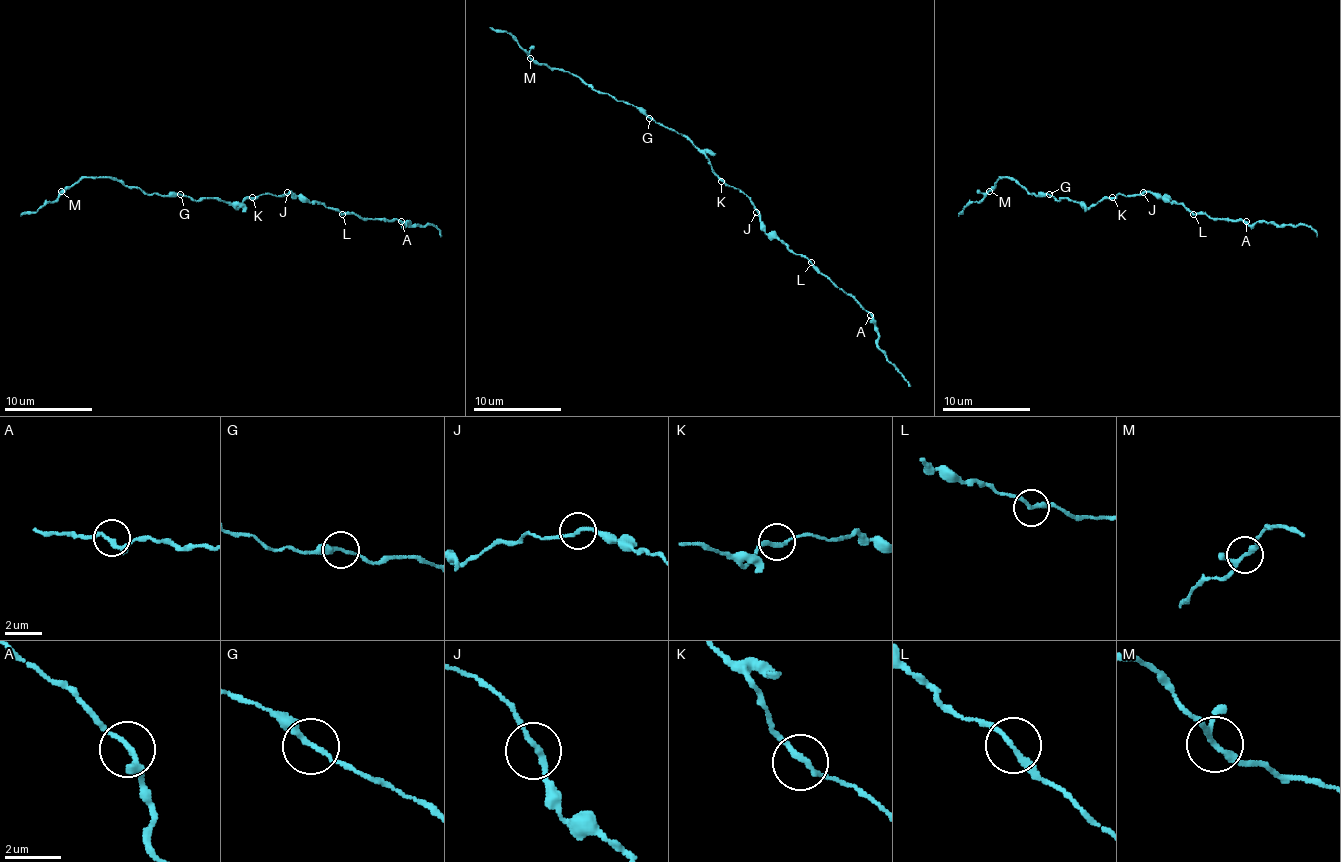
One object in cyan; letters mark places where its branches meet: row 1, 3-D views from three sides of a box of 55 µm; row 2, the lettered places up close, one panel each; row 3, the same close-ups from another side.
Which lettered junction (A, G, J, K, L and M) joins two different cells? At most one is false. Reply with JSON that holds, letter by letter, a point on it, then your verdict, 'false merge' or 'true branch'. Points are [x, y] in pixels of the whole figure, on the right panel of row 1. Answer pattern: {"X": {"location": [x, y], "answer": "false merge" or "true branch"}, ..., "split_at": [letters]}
{"A": {"location": [1246, 221], "answer": "true branch"}, "G": {"location": [1049, 194], "answer": "true branch"}, "J": {"location": [1143, 192], "answer": "true branch"}, "K": {"location": [1112, 197], "answer": "true branch"}, "L": {"location": [1193, 214], "answer": "true branch"}, "M": {"location": [989, 191], "answer": "false merge"}, "split_at": ["M"]}

